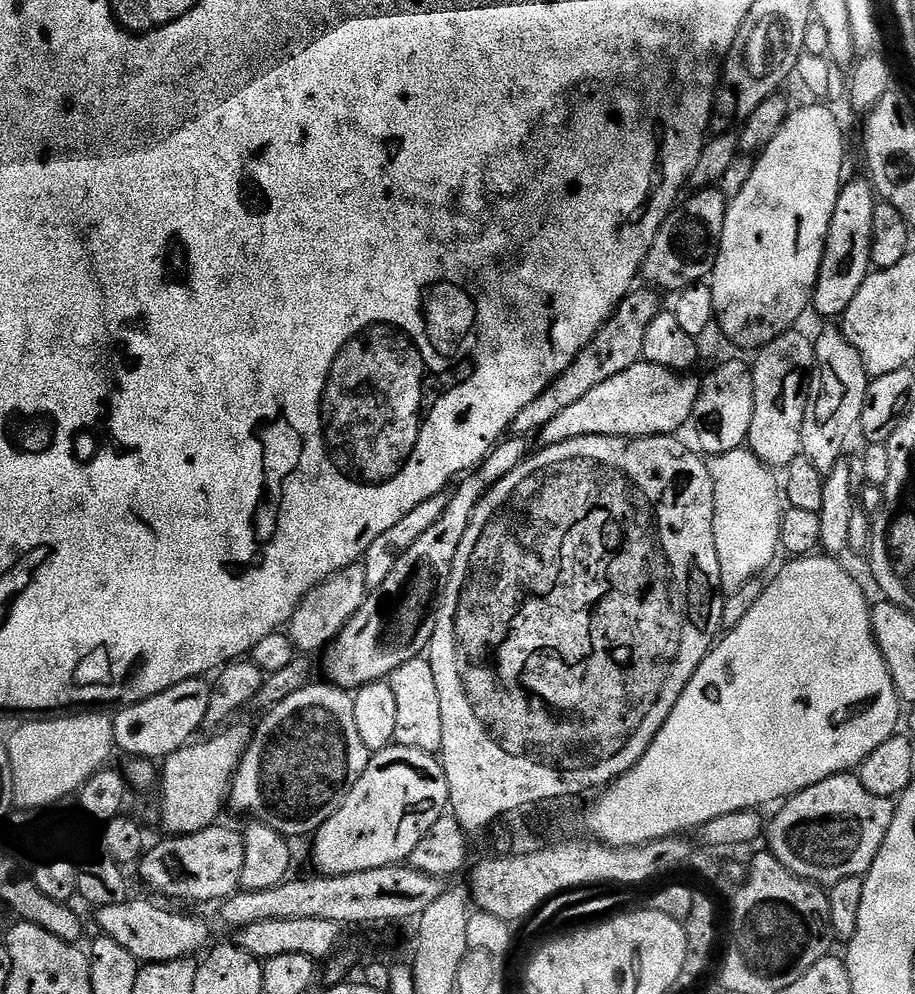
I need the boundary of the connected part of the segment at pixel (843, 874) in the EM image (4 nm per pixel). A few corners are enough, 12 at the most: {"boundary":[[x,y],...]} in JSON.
{"boundary":[[856,774],[788,797],[766,828],[817,886],[867,876],[896,813]]}

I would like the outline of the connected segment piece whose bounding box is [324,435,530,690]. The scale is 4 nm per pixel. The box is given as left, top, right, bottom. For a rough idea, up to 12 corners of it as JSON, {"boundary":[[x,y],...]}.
{"boundary":[[501,440],[327,649],[337,688],[423,657],[481,498],[530,455]]}

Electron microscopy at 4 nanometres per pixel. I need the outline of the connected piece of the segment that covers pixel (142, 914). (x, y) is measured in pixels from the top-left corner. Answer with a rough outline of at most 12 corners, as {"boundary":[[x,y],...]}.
{"boundary":[[129,898],[99,909],[99,931],[161,964],[209,947],[206,921]]}

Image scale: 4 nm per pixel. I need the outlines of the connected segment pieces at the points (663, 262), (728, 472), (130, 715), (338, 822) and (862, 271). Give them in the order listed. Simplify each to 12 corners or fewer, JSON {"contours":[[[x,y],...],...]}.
{"contours":[[[701,188],[666,218],[642,280],[679,294],[714,270],[729,200]],[[747,447],[713,455],[714,546],[725,581],[780,547],[782,492]],[[212,684],[121,707],[116,748],[159,761],[204,728]],[[369,755],[314,834],[325,876],[403,864],[449,811],[444,765]],[[840,189],[811,307],[843,317],[872,268],[878,196]]]}

